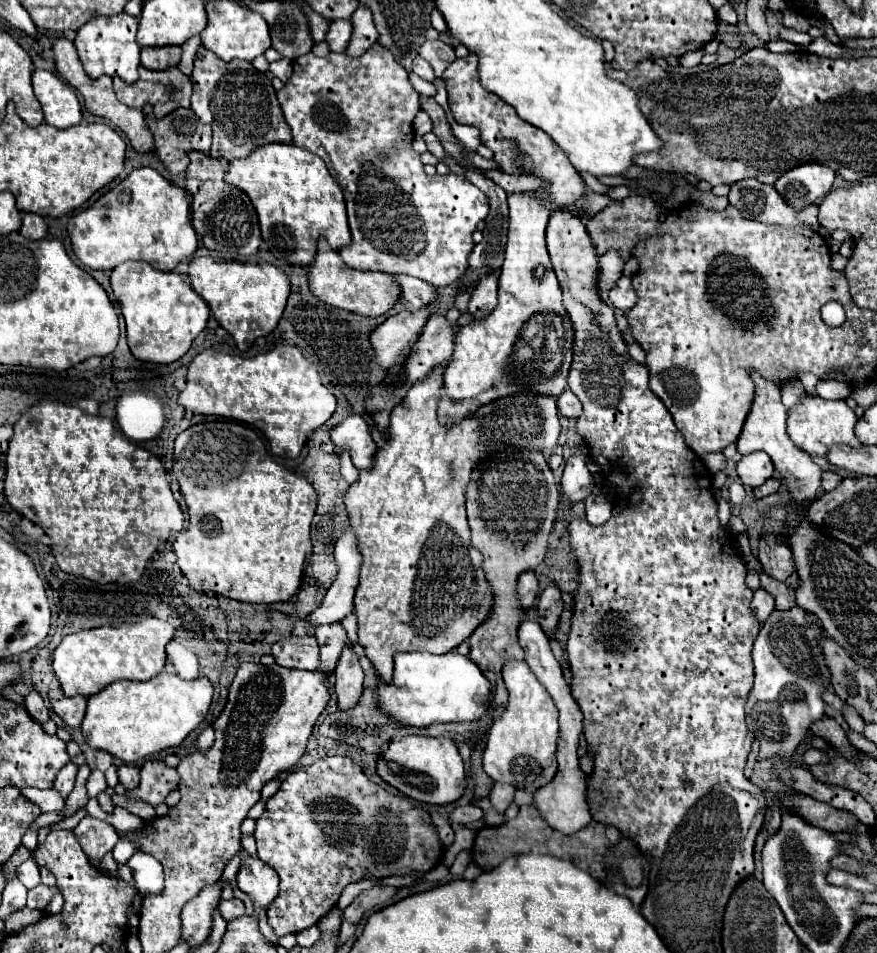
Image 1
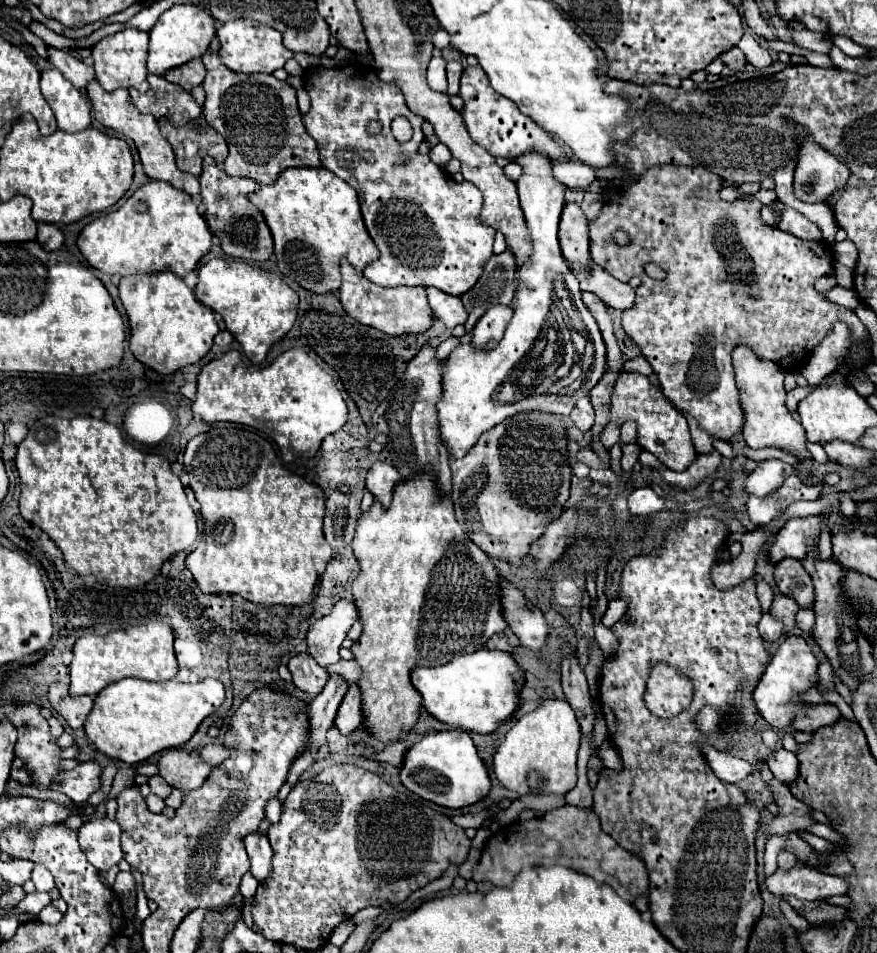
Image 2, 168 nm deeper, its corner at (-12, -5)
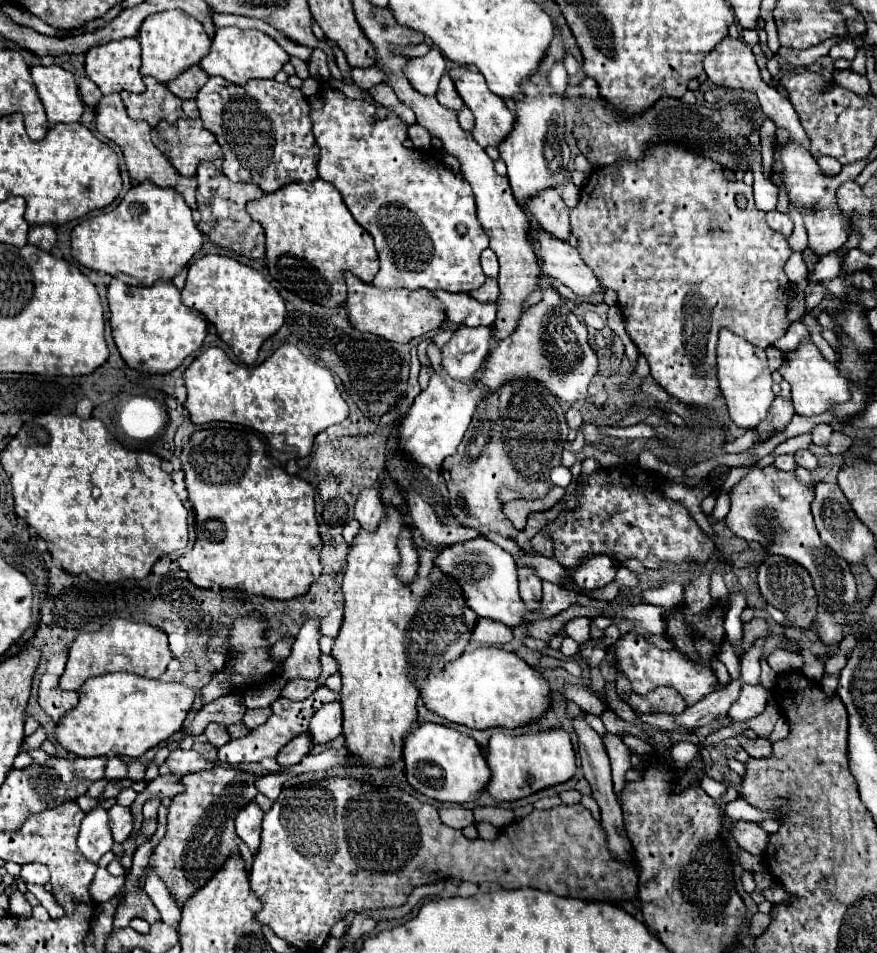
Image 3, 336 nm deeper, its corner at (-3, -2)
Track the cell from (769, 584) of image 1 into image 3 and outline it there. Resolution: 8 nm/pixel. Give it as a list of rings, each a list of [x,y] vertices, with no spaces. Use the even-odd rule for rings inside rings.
[[[755,617],[753,621],[749,621],[749,623],[745,623],[745,625],[743,625],[741,653],[749,651],[755,639],[759,639],[759,637],[765,637],[765,635],[767,635],[767,629],[769,629],[769,625],[767,625],[763,619],[757,619],[757,617]]]

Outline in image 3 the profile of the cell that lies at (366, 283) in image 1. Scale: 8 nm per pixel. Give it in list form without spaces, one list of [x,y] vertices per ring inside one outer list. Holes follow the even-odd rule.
[[[345,273],[349,297],[345,303],[345,309],[349,311],[349,321],[355,329],[373,333],[379,337],[385,337],[395,343],[409,343],[415,337],[427,335],[435,329],[439,329],[447,317],[445,317],[445,307],[441,307],[441,301],[433,297],[431,291],[417,289],[377,289],[375,285],[367,285],[361,279],[357,279],[351,273]]]

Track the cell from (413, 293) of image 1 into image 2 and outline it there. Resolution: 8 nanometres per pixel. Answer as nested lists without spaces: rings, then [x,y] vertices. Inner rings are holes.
[[[426,288],[428,304],[436,318],[440,318],[450,330],[458,324],[466,322],[466,310],[462,306],[462,300],[458,296],[450,296],[436,288]]]

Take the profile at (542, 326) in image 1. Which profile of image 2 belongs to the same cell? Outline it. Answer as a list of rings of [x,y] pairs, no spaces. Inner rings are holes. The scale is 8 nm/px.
[[[538,152],[524,154],[516,162],[524,168],[524,174],[518,178],[516,186],[520,194],[520,208],[524,212],[532,240],[532,254],[518,270],[514,316],[496,348],[480,350],[468,342],[452,350],[446,360],[442,378],[442,400],[438,402],[438,426],[440,438],[448,446],[450,458],[462,458],[486,430],[514,414],[536,410],[568,416],[574,404],[598,384],[606,366],[606,346],[602,334],[594,316],[582,302],[578,280],[570,272],[558,244],[558,222],[564,208],[566,186],[552,176],[552,162]]]

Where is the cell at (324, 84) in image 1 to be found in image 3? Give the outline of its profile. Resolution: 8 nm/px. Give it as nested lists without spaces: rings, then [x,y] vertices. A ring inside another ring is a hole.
[[[323,87],[323,109],[321,111],[313,111],[311,117],[313,117],[313,135],[319,143],[319,149],[321,149],[321,159],[319,159],[319,179],[331,183],[343,197],[347,209],[351,211],[351,215],[355,217],[355,221],[375,239],[375,247],[377,247],[377,253],[379,253],[379,261],[381,261],[381,269],[379,273],[375,275],[375,281],[373,285],[379,287],[379,289],[393,289],[393,287],[405,287],[405,289],[429,289],[429,291],[435,291],[435,289],[443,289],[443,291],[451,291],[451,293],[469,293],[473,289],[479,289],[483,283],[485,283],[485,275],[481,271],[481,265],[479,265],[479,257],[481,257],[481,251],[489,247],[489,237],[485,235],[485,231],[481,229],[481,223],[477,221],[477,209],[475,209],[475,195],[471,191],[471,185],[465,181],[465,179],[459,179],[453,171],[449,171],[439,159],[435,159],[433,154],[429,151],[428,155],[425,151],[419,151],[419,149],[407,149],[403,147],[403,141],[407,139],[407,131],[405,131],[405,123],[395,115],[395,113],[389,113],[387,119],[375,119],[375,107],[367,101],[355,101],[355,99],[349,99],[345,97],[341,91],[335,91],[335,89],[329,89],[329,87]],[[457,223],[465,223],[467,225],[467,235],[459,235],[457,233]]]

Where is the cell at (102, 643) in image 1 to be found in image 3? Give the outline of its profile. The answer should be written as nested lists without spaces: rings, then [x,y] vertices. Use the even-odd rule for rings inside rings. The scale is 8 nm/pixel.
[[[111,619],[95,633],[79,633],[69,649],[69,661],[65,673],[61,675],[61,689],[77,691],[89,677],[113,673],[113,671],[127,671],[133,675],[141,675],[147,679],[159,679],[169,661],[173,659],[167,635],[161,629],[155,629],[147,623],[135,623],[125,619]]]

